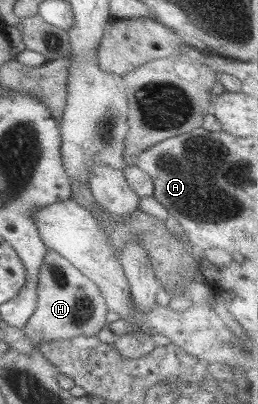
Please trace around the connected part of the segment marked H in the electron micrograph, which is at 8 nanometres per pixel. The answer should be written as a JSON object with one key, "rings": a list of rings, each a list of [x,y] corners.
{"rings":[[[46,252],[36,280],[37,306],[33,316],[22,326],[24,335],[32,345],[38,346],[44,339],[54,341],[96,335],[102,327],[107,326],[105,316],[108,310],[96,284],[58,253]]]}

